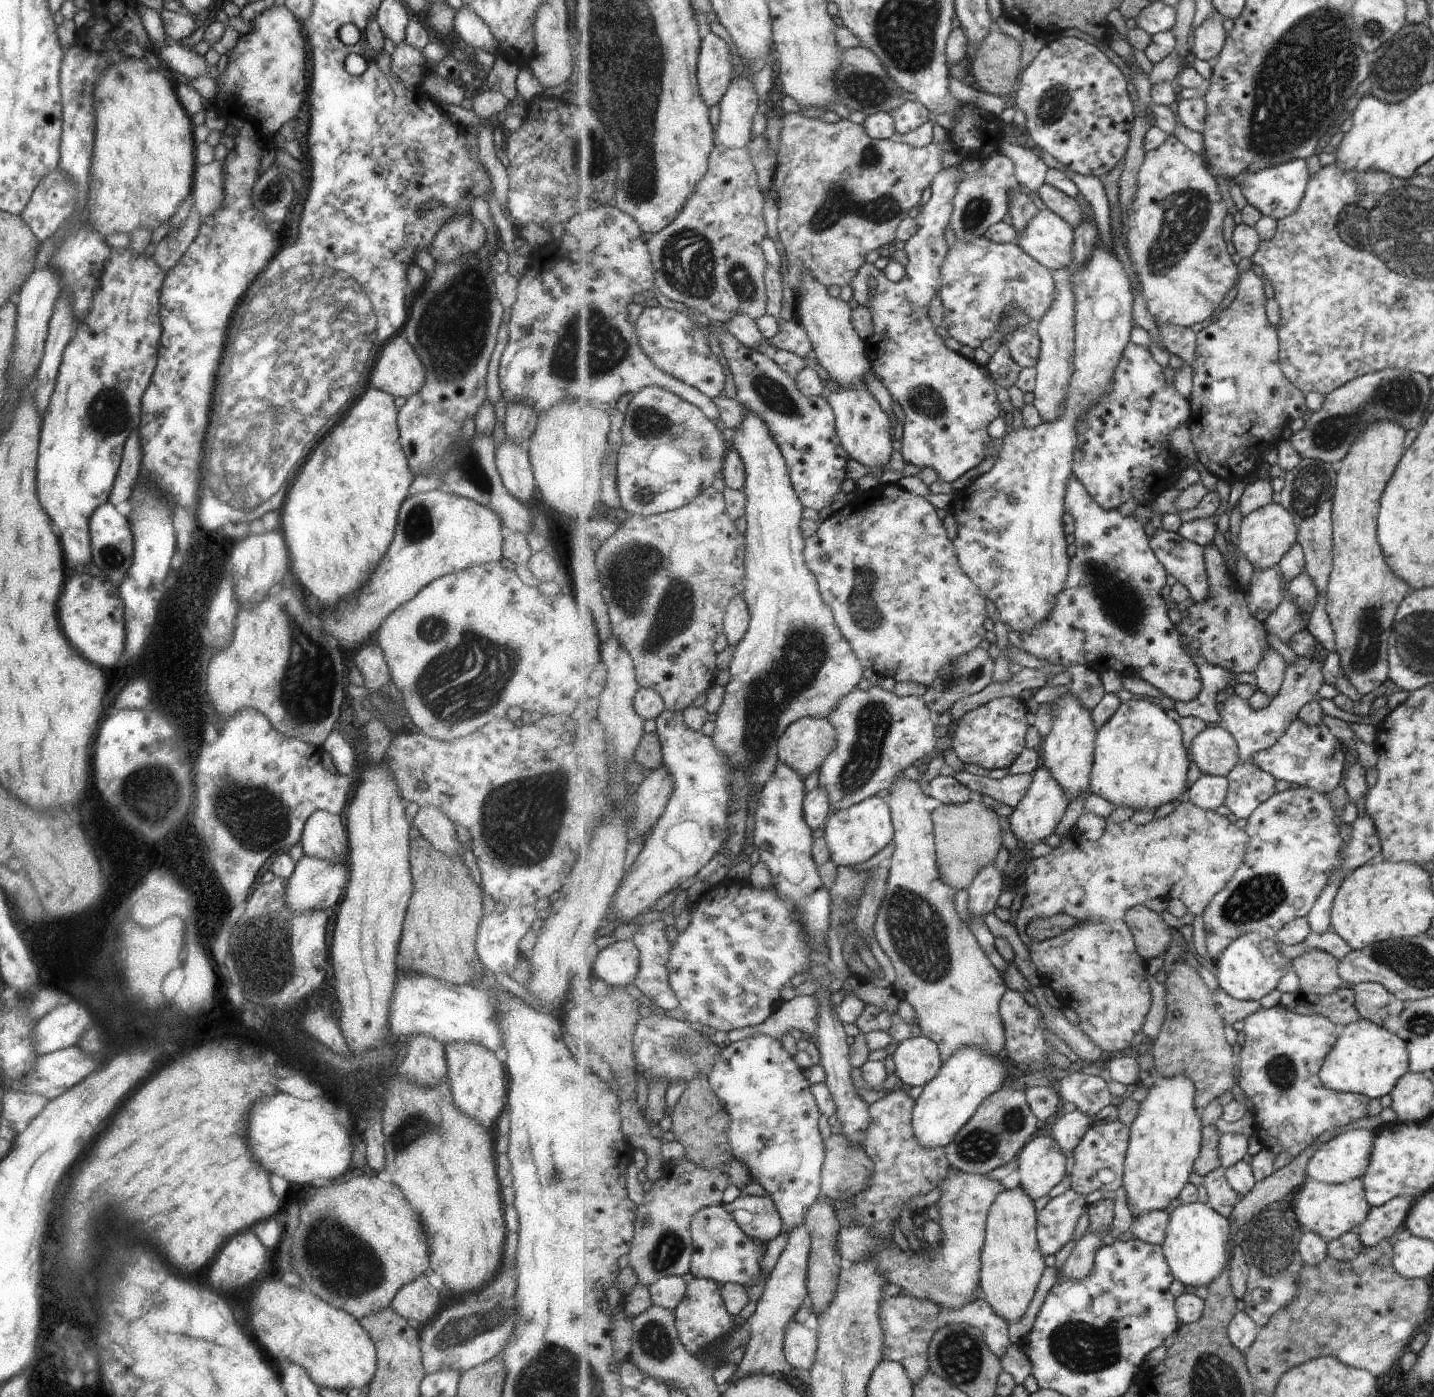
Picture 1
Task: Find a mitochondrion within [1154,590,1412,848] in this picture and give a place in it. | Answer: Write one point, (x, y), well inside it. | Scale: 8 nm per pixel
(1365, 657)

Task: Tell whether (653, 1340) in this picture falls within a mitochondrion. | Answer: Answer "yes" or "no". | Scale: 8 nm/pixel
yes

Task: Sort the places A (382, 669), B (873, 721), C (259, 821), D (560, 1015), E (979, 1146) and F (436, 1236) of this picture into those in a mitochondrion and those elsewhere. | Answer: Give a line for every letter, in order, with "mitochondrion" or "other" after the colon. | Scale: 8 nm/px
A: other
B: mitochondrion
C: mitochondrion
D: other
E: mitochondrion
F: other

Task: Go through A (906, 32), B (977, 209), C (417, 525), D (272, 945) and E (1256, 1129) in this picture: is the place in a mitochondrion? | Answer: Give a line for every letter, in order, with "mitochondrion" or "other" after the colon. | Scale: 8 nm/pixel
A: mitochondrion
B: mitochondrion
C: mitochondrion
D: mitochondrion
E: other

